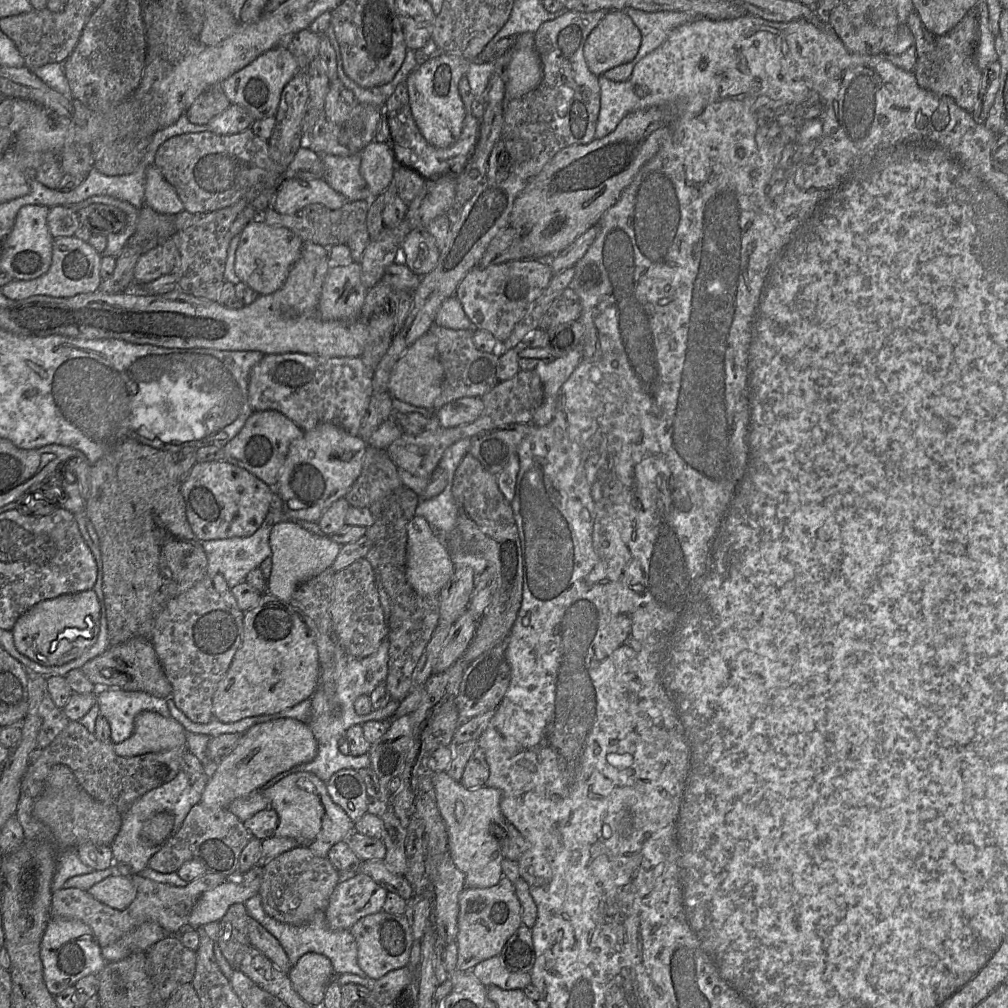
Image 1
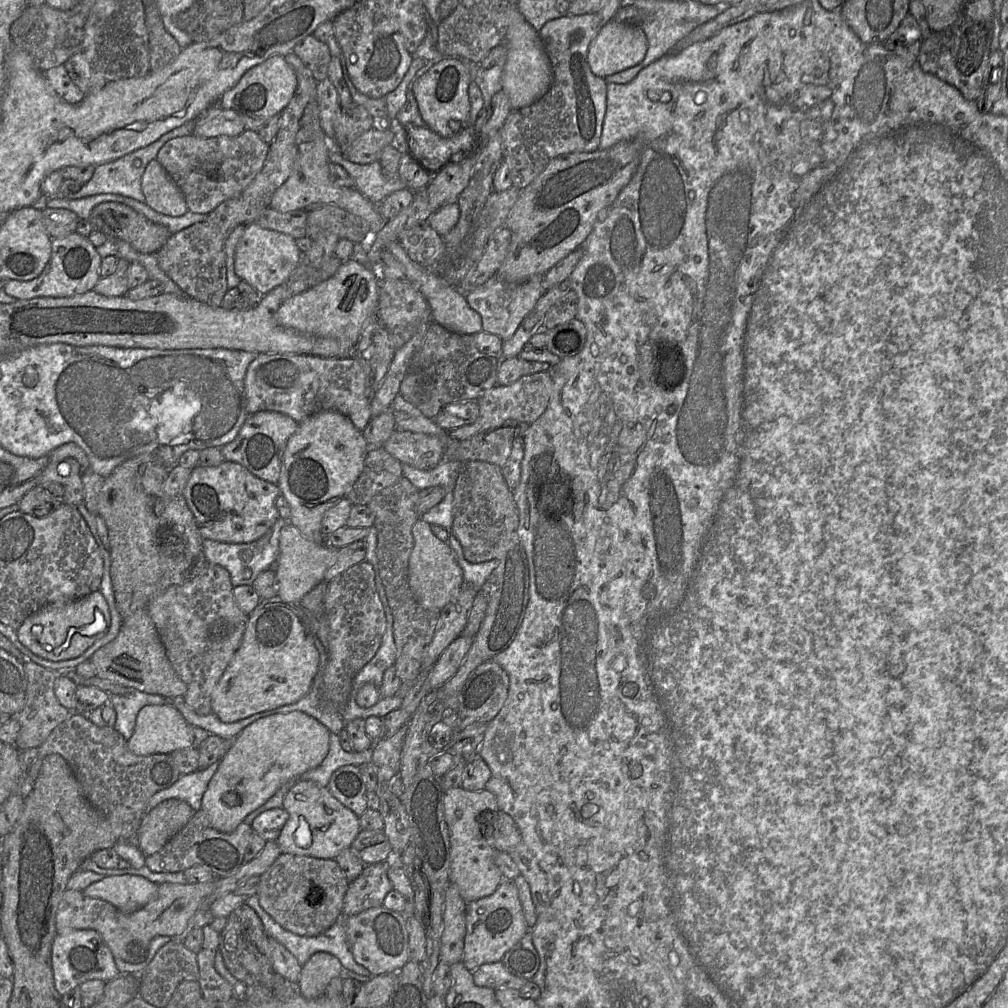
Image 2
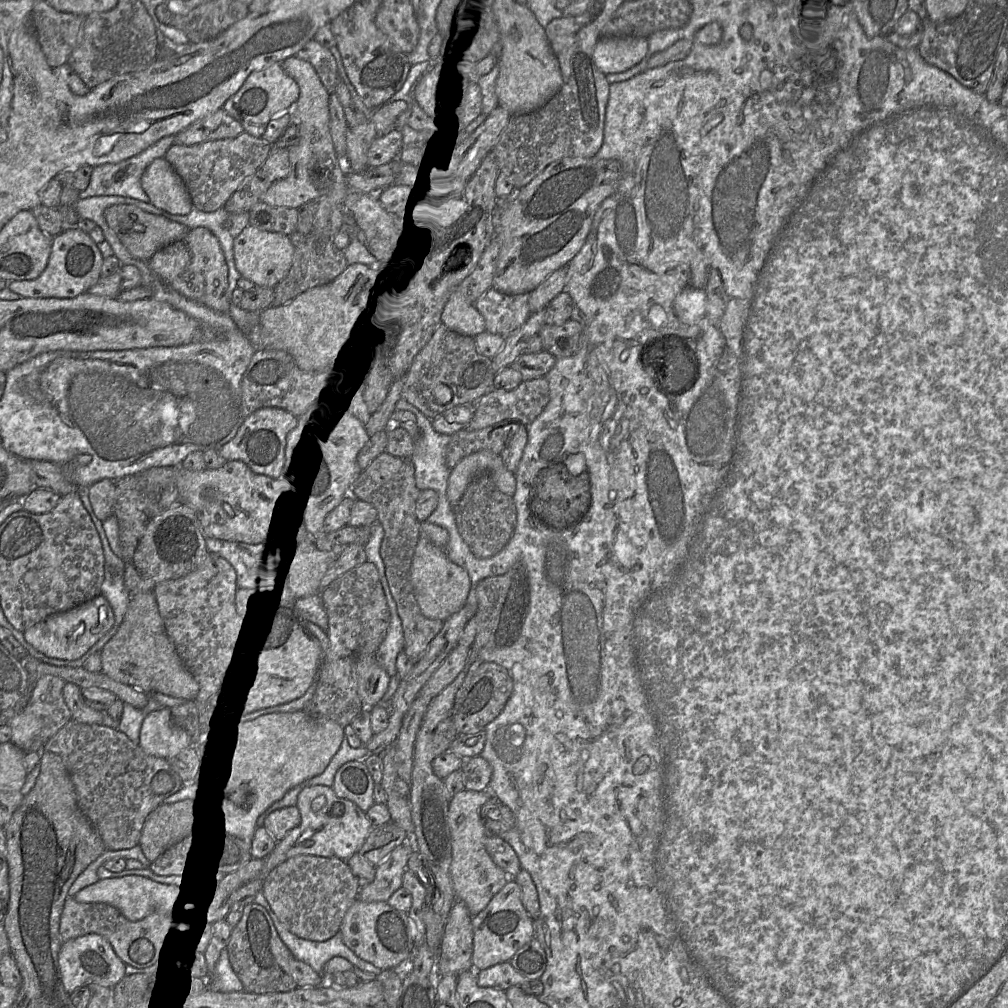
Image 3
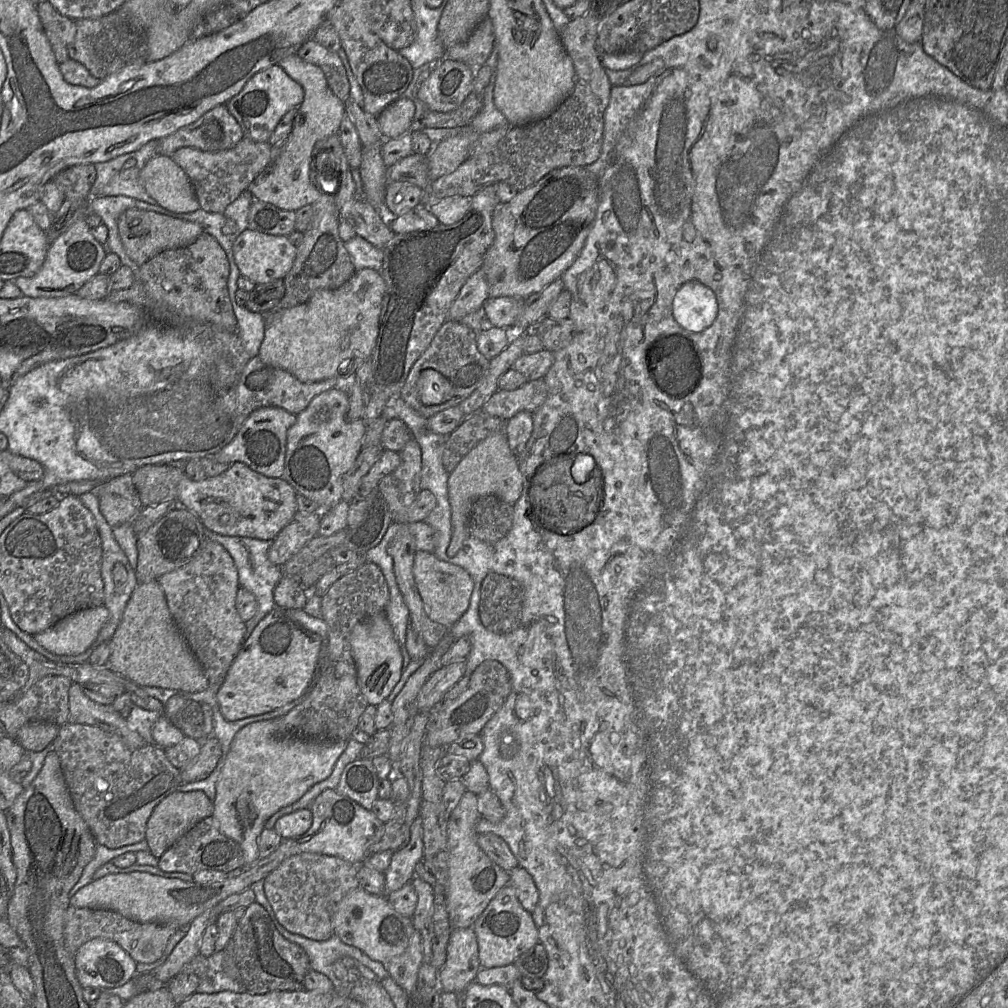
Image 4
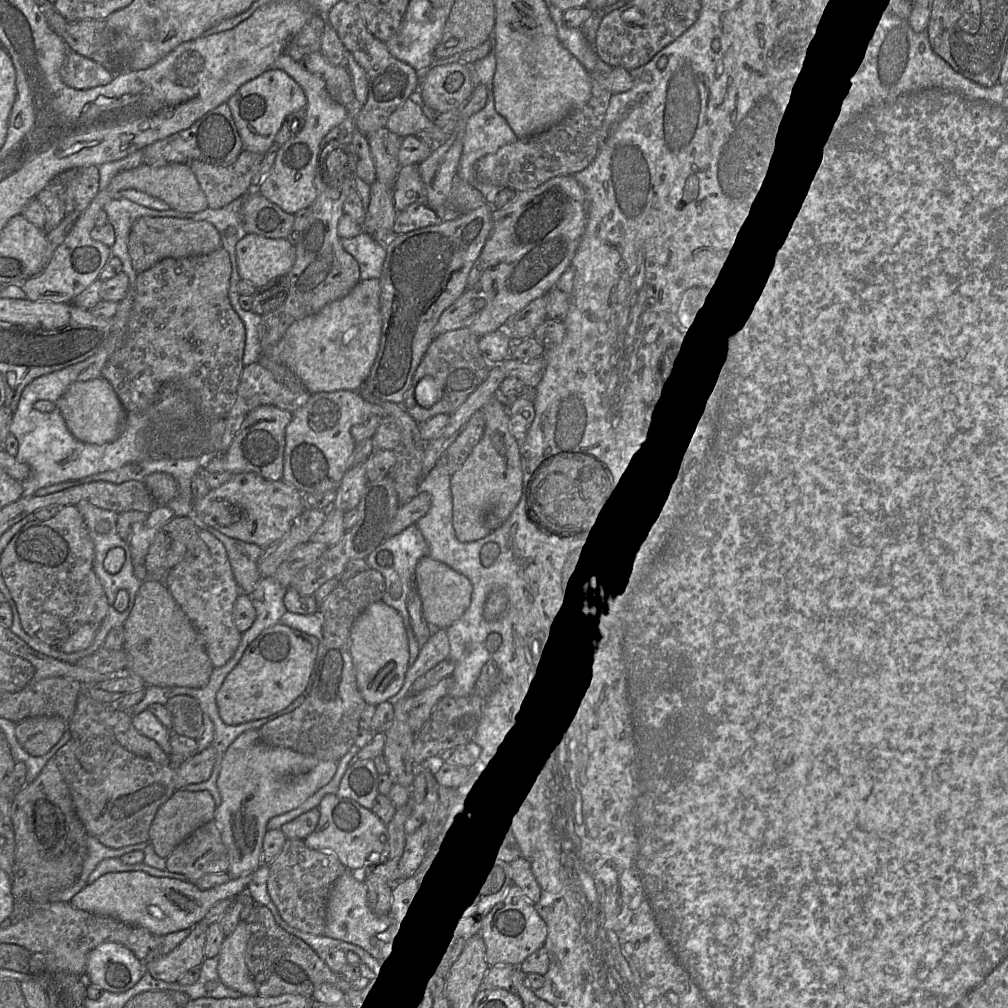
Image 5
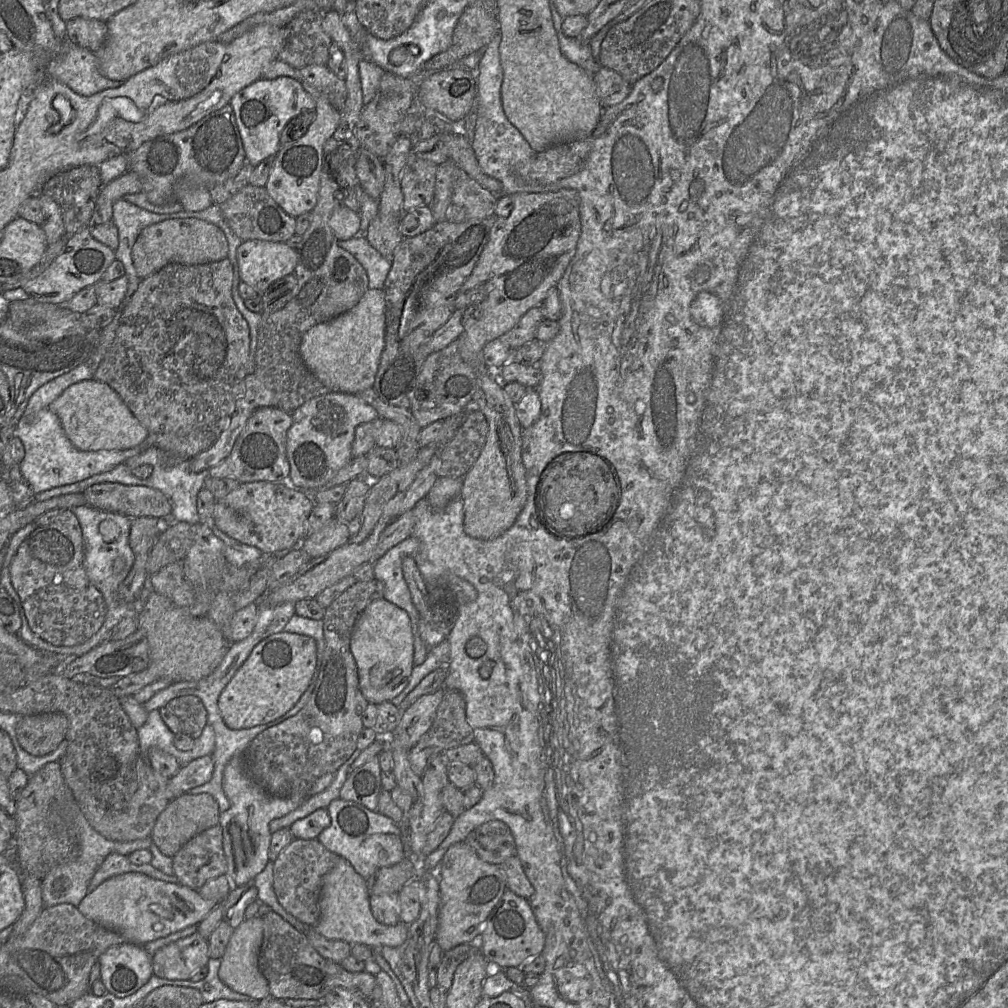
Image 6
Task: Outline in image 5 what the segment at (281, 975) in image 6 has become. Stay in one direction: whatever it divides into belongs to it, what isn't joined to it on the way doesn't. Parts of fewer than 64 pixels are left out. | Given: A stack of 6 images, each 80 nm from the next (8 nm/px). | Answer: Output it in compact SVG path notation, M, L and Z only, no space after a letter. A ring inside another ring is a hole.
M254 905L245 922L250 934L245 962L260 996L298 994L312 998L315 988L321 984L333 985L346 995L355 993L357 983L354 979L333 972L309 945L282 929L266 906Z

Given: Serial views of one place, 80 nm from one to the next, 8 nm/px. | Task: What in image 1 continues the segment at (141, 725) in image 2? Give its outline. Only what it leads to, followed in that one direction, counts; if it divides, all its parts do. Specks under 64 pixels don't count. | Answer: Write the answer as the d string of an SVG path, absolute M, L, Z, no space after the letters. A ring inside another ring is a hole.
M142 711L135 718L132 736L113 746L114 752L121 757L186 747L187 731L172 717Z

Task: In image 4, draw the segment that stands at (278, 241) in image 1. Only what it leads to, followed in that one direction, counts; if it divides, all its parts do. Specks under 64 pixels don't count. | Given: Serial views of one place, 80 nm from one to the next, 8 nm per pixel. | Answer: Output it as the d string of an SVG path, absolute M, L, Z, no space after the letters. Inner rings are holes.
M246 229L234 241L233 253L240 274L256 285L284 279L290 272L297 253L287 236L276 236Z

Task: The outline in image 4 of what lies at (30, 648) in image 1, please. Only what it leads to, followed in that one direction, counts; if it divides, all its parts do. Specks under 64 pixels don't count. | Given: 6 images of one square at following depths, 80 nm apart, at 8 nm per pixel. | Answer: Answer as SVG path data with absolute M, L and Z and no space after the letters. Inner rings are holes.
M105 605L83 609L33 637L53 654L78 655L93 644L108 618Z

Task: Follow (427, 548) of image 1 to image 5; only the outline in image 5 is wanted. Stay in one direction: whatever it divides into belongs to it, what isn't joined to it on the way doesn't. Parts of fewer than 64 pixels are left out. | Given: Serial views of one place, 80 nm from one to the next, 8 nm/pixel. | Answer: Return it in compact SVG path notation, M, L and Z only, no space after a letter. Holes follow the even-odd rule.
M422 557L416 566L415 587L422 601L422 610L428 624L447 629L468 609L472 595L472 584L463 574L446 564Z

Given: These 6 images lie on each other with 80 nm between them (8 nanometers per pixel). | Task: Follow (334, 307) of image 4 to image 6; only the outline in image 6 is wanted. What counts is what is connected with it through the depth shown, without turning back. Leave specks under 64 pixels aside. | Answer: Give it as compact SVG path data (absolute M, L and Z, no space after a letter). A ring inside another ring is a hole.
M369 289L352 309L303 335L300 355L307 368L331 392L356 395L373 387L385 346L385 310L383 289Z

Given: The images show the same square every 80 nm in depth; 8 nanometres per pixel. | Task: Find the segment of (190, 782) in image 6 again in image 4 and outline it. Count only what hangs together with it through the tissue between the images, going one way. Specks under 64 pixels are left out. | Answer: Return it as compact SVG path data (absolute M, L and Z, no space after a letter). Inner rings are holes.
M210 736L203 740L197 757L180 771L182 782L188 783L206 779L215 769L221 753L221 745L216 737Z

